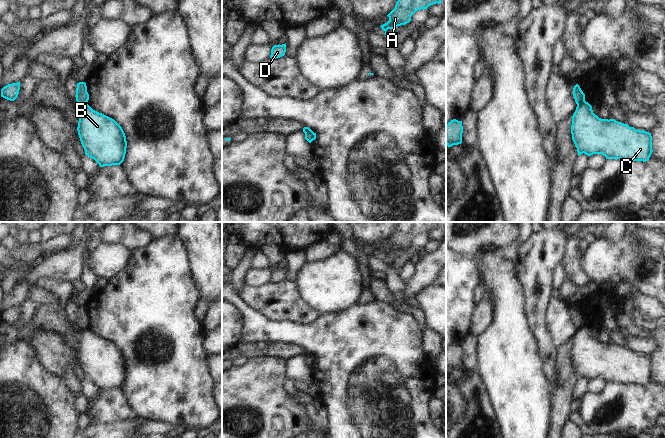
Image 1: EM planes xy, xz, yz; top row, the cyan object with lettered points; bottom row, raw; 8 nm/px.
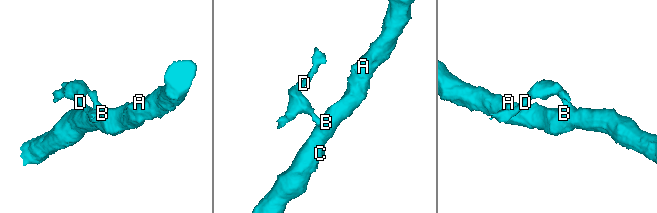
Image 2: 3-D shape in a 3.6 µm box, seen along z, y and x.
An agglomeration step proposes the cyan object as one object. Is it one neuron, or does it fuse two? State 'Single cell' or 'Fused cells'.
Fused cells.

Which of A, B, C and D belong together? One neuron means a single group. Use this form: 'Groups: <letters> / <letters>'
Groups: A B C / D.

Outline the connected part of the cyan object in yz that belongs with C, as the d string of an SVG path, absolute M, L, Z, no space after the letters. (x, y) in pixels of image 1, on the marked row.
M586 101L576 107L572 116L571 134L578 156L583 153L588 156L602 154L606 159L646 162L653 152L651 133L636 130L615 119L601 119L593 113L592 106Z

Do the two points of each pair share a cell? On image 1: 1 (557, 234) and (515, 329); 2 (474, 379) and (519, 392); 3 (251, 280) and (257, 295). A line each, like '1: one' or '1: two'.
1: two
2: two
3: two

